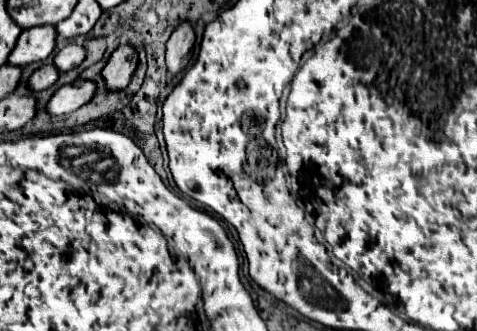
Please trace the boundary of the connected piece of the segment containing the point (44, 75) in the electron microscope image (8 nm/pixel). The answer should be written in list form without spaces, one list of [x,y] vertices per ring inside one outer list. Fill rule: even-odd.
[[[46,64],[46,66],[40,66],[38,70],[34,70],[34,74],[26,80],[26,88],[32,90],[32,92],[40,92],[48,86],[52,86],[56,80],[58,80],[58,70],[52,66],[52,64]]]

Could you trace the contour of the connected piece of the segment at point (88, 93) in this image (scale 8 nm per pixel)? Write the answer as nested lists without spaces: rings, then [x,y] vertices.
[[[76,80],[68,86],[62,86],[50,96],[50,100],[46,104],[46,114],[56,118],[56,116],[64,116],[68,112],[74,112],[76,108],[80,108],[82,104],[86,104],[92,98],[94,90],[96,90],[96,86],[88,80]]]

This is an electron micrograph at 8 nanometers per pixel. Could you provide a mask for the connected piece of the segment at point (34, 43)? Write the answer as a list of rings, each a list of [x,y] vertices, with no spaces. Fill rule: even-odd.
[[[38,26],[24,30],[12,56],[8,56],[8,64],[12,66],[26,66],[32,62],[42,62],[50,56],[56,44],[56,30],[54,26]]]

